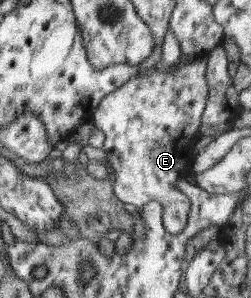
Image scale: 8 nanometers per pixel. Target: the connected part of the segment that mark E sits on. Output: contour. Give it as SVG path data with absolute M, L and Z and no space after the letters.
M207 55L181 58L174 68L145 70L141 75L133 76L119 89L101 98L91 115L94 125L102 130L104 143L102 151L107 154L107 163L115 173L114 195L123 203L144 208L151 201L159 201L163 207L163 225L171 234L183 231L189 218L189 199L174 187L177 180L187 177L189 165L194 155L198 129L208 100L206 82Z

